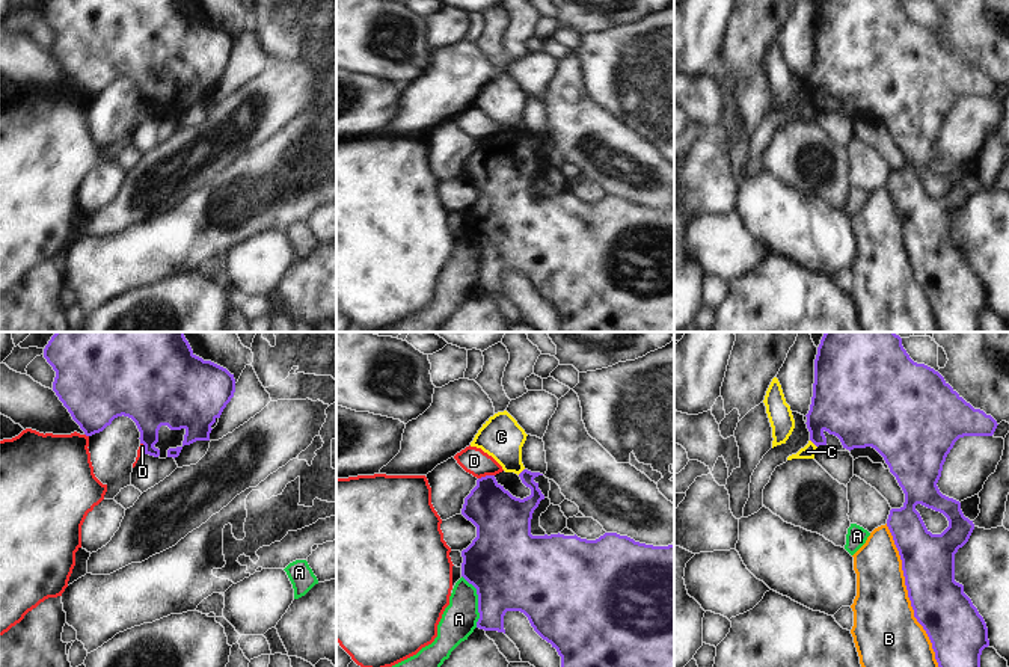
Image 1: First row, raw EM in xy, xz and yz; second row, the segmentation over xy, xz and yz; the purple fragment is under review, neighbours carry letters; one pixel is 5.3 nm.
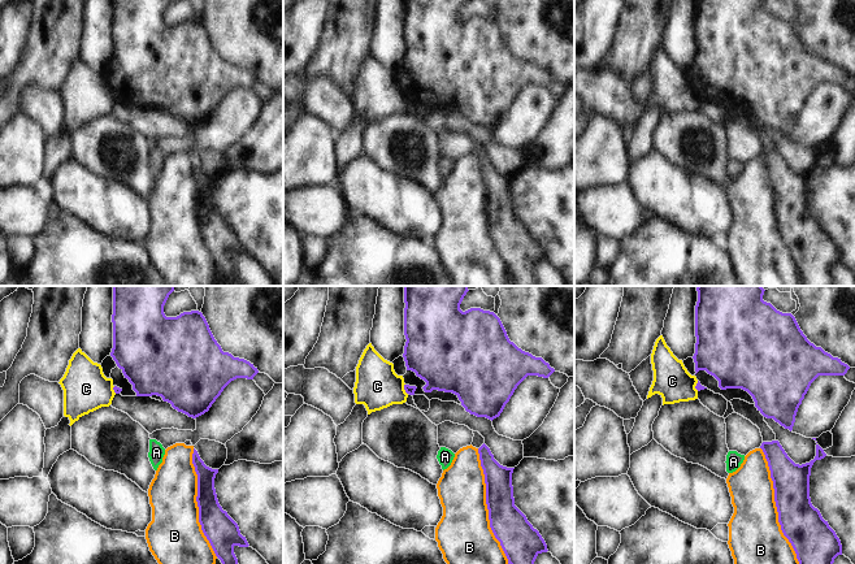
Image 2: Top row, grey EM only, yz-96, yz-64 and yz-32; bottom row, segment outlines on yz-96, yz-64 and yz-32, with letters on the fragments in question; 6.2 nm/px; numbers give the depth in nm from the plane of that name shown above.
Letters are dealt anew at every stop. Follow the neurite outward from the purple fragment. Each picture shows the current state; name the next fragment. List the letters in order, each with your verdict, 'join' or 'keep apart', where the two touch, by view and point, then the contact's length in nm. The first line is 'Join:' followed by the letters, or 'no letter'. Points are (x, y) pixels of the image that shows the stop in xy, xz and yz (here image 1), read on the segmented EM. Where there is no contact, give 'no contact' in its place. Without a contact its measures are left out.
Join: no letter
A: keep apart; contact xz (478, 601); length 300 nm
B: keep apart; contact yz (908, 595); length 800 nm
C: keep apart; contact yz (813, 442); length 60 nm
D: keep apart; contact xz (486, 476); length 90 nm

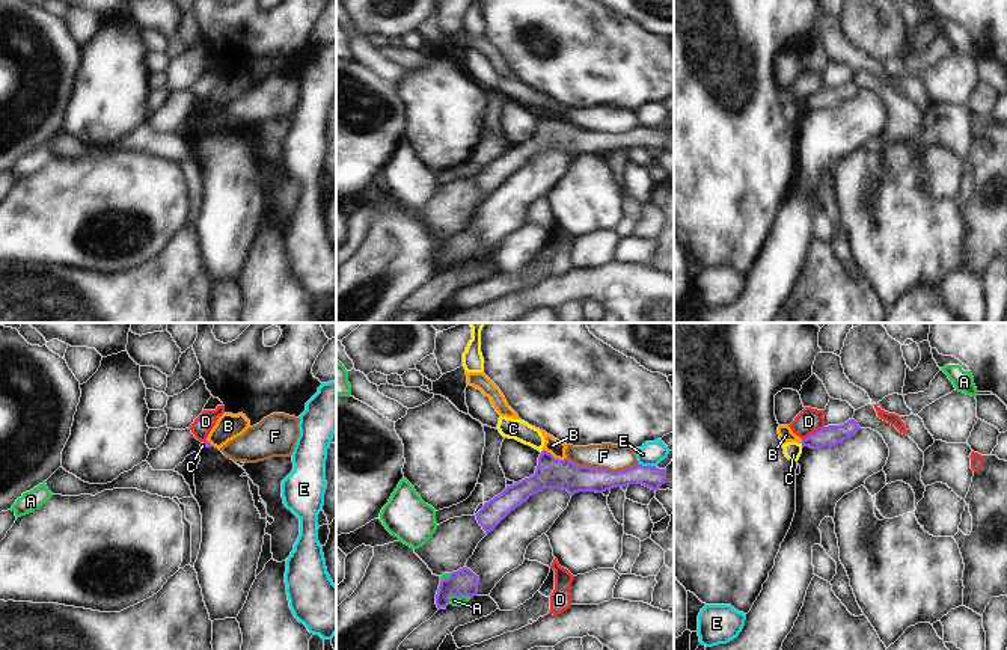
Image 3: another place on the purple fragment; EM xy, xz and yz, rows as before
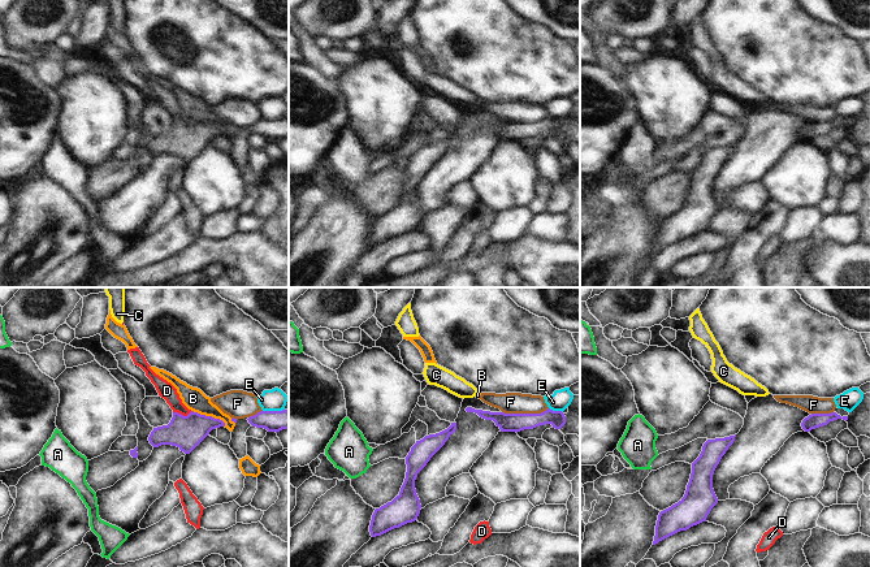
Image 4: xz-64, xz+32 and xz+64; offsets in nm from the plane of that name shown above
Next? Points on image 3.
Join: no letter
A: keep apart; contact xz (456, 596); length 130 nm
B: keep apart; contact xz (554, 457); length 140 nm
C: keep apart; contact yz (802, 445); length 30 nm
D: keep apart; contact yz (813, 433); length 150 nm
E: keep apart; contact xz (647, 466); length 100 nm
F: keep apart; contact xz (603, 469); length 380 nm

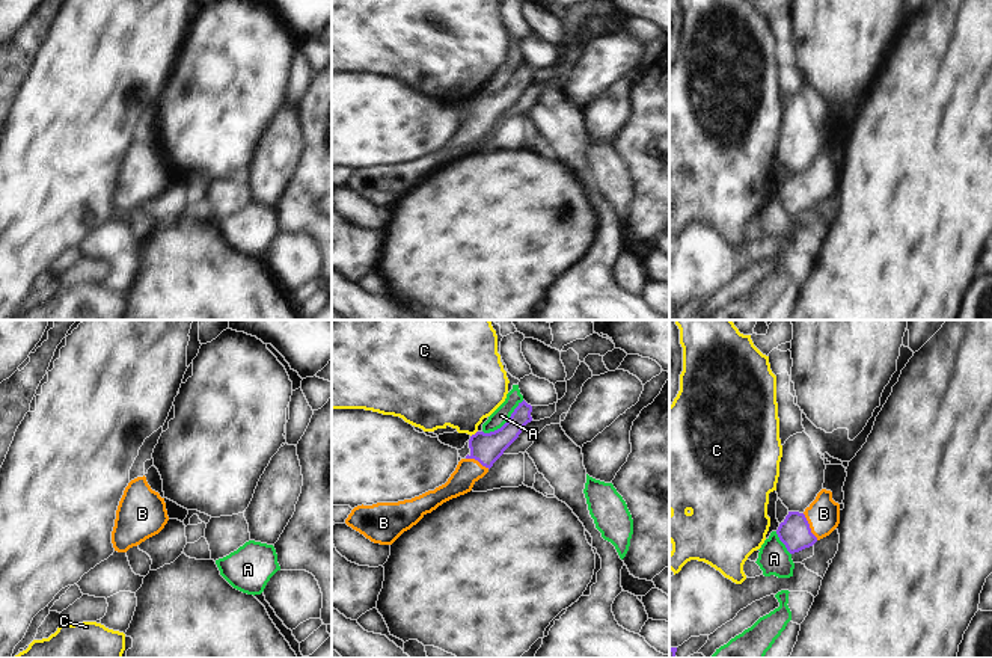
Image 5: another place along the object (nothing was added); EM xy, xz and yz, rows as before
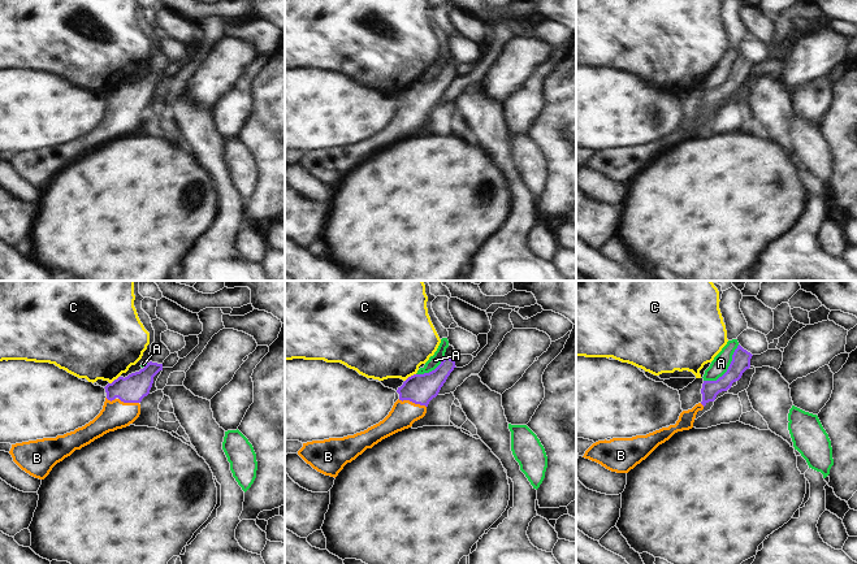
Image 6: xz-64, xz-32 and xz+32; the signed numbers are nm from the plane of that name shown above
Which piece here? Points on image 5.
Join: B
A: keep apart; contact xz (505, 423); length 280 nm
B: join; contact yz (808, 527); length 170 nm
C: keep apart; contact xz (475, 433); length 50 nm

